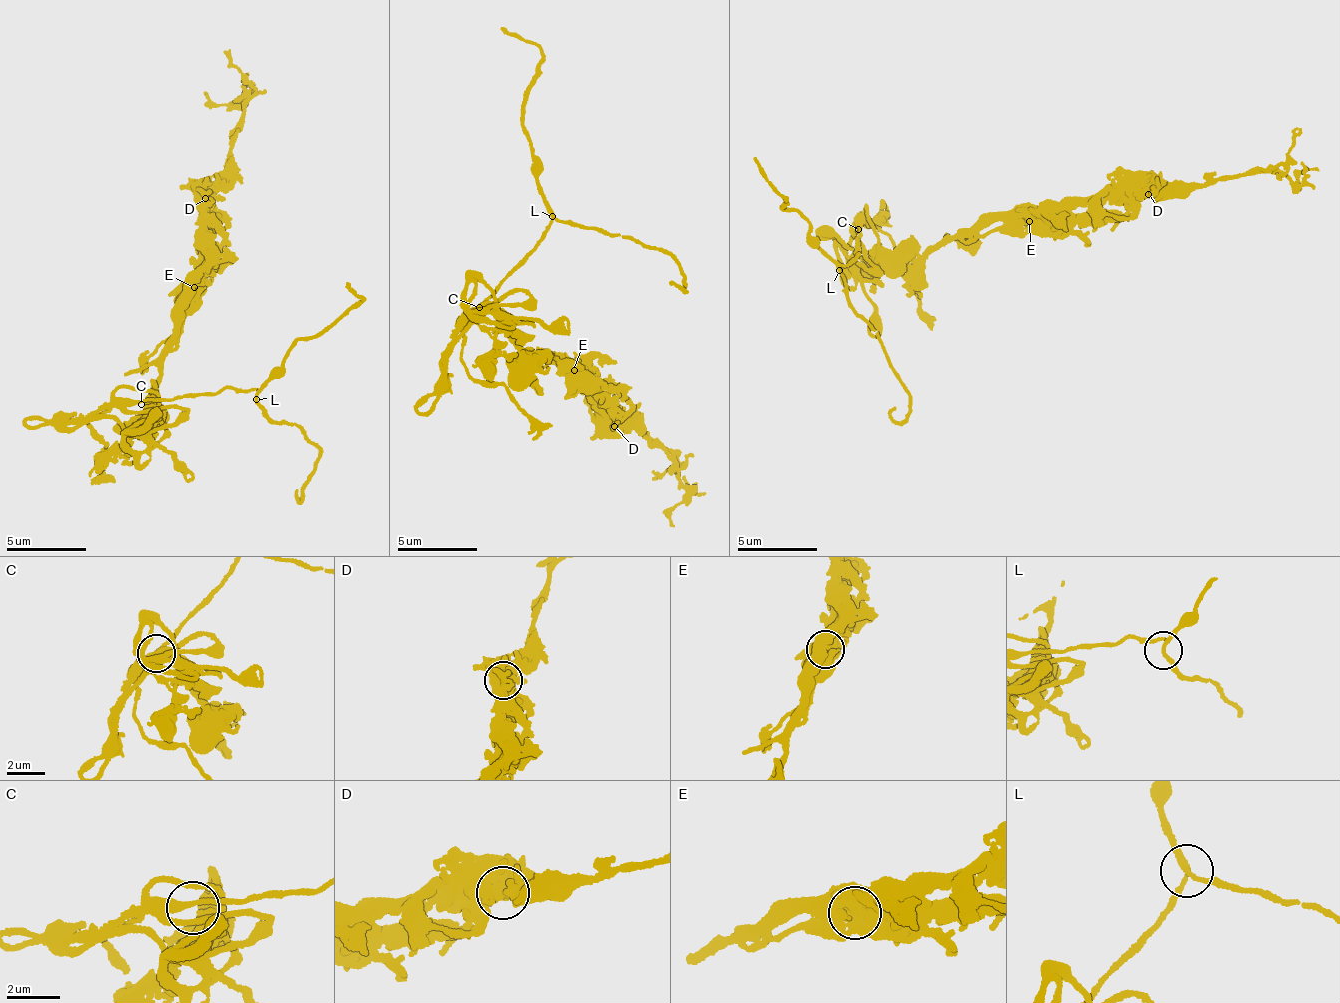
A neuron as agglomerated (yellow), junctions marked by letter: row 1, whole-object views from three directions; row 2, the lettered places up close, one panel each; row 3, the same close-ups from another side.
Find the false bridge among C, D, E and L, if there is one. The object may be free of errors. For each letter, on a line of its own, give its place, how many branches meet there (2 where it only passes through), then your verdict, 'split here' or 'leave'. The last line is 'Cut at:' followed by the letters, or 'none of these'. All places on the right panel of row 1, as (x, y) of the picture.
C: (858, 229) | 2 | leave
D: (1148, 194) | 3 | leave
E: (1029, 221) | 3 | leave
L: (839, 270) | 3 | leave
Cut at: none of these

